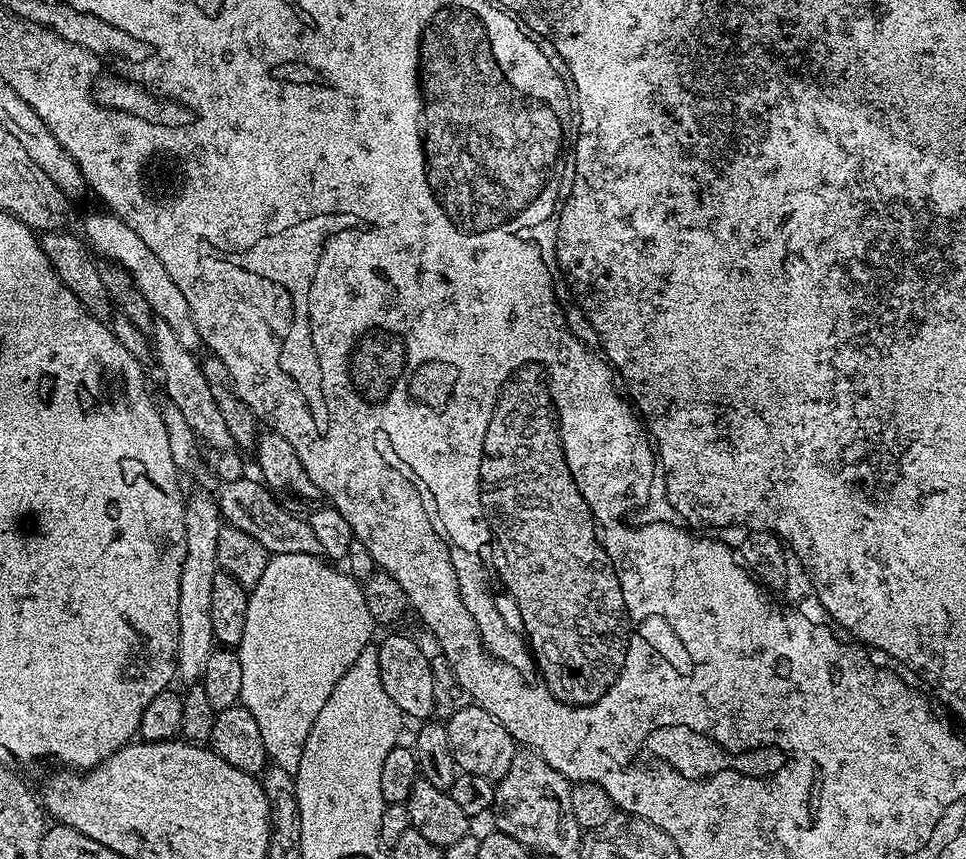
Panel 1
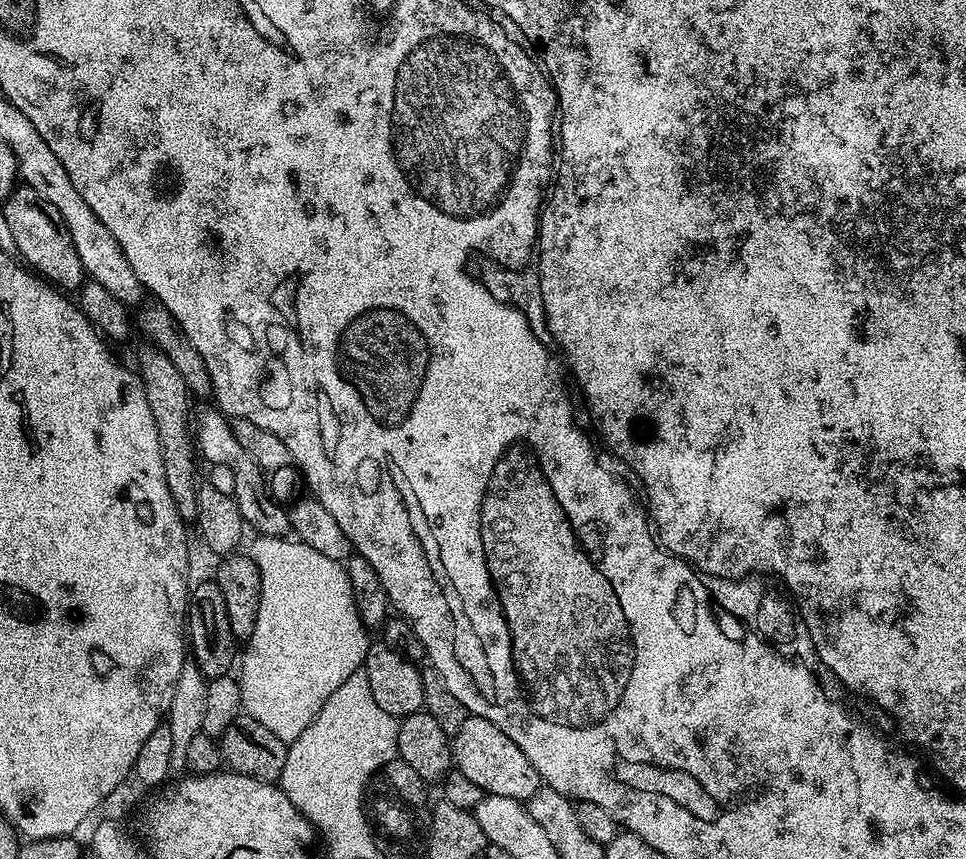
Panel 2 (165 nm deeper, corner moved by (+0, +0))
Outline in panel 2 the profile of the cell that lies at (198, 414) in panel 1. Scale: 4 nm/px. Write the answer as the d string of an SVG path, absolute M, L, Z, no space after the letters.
M209 406L194 416L194 444L199 455L208 459L209 465L227 466L234 473L234 494L238 510L241 512L243 523L253 528L253 533L261 536L283 536L289 531L288 508L276 503L268 493L268 486L264 471L250 458L250 453L234 438L229 417L225 416L219 408Z

